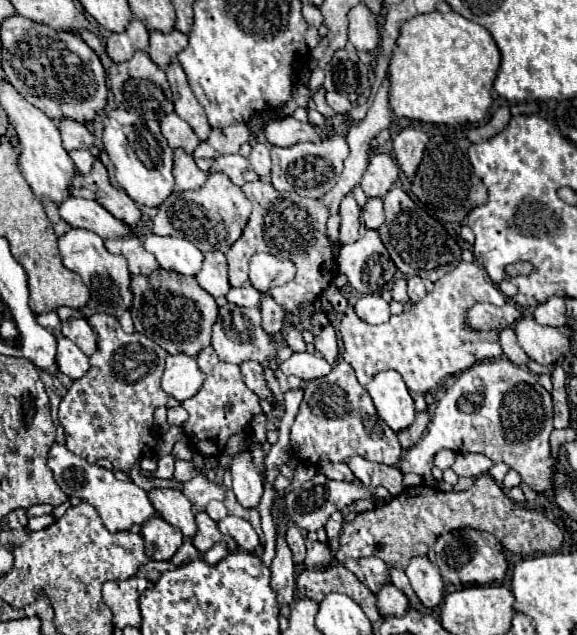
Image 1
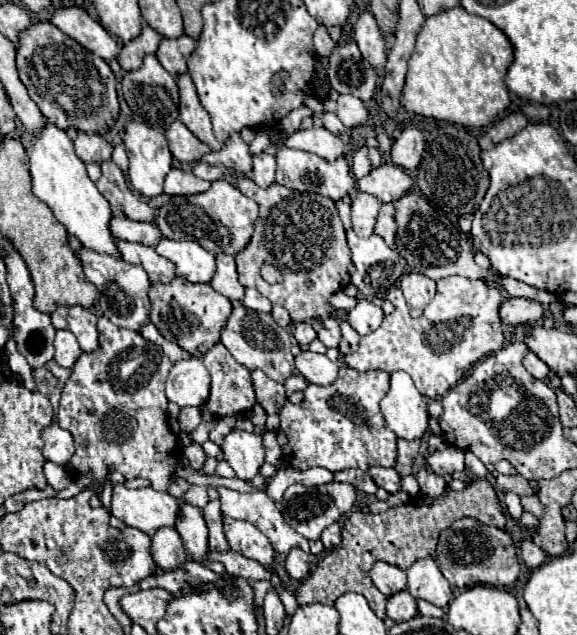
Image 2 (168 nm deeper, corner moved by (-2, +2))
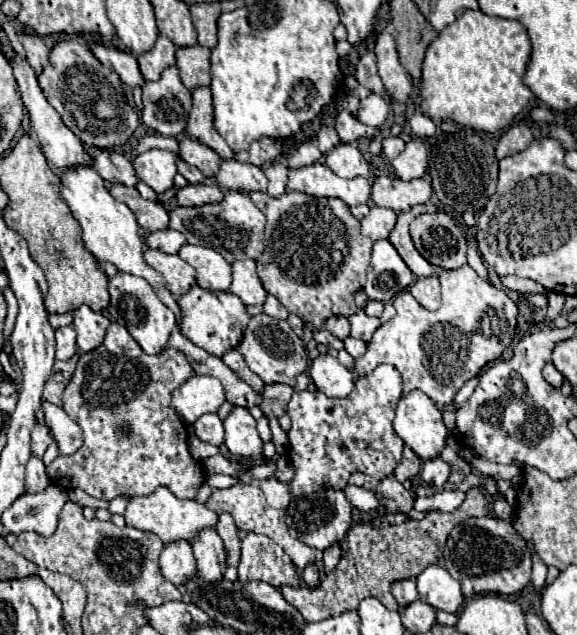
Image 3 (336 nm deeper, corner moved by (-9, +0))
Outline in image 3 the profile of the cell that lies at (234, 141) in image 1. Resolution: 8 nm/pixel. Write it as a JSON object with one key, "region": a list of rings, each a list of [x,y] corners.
{"region":[[[227,159],[221,161],[219,171],[215,175],[219,187],[233,189],[233,191],[267,191],[267,177],[261,171],[261,167],[249,163],[249,161],[237,161]]]}

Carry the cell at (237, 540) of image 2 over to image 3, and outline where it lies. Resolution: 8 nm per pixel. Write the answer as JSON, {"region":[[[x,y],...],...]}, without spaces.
{"region":[[[247,533],[241,539],[239,581],[259,579],[271,585],[299,585],[299,575],[285,551],[267,535]]]}

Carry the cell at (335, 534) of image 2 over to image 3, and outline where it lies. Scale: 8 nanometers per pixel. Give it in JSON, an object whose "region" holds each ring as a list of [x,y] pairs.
{"region":[[[333,543],[329,549],[323,551],[323,565],[325,565],[325,571],[333,571],[333,567],[339,563],[339,557],[341,557],[341,545],[339,543]]]}

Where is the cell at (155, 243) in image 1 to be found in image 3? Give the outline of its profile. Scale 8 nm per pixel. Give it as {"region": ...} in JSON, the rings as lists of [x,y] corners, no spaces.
{"region":[[[183,245],[177,253],[197,271],[197,285],[209,291],[227,291],[231,283],[231,265],[217,251],[197,245]]]}

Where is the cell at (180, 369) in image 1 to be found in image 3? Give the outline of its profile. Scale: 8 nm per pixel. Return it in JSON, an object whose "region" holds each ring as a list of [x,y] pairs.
{"region":[[[195,373],[173,391],[173,407],[185,423],[193,423],[205,413],[217,413],[225,401],[225,389],[219,379]]]}

